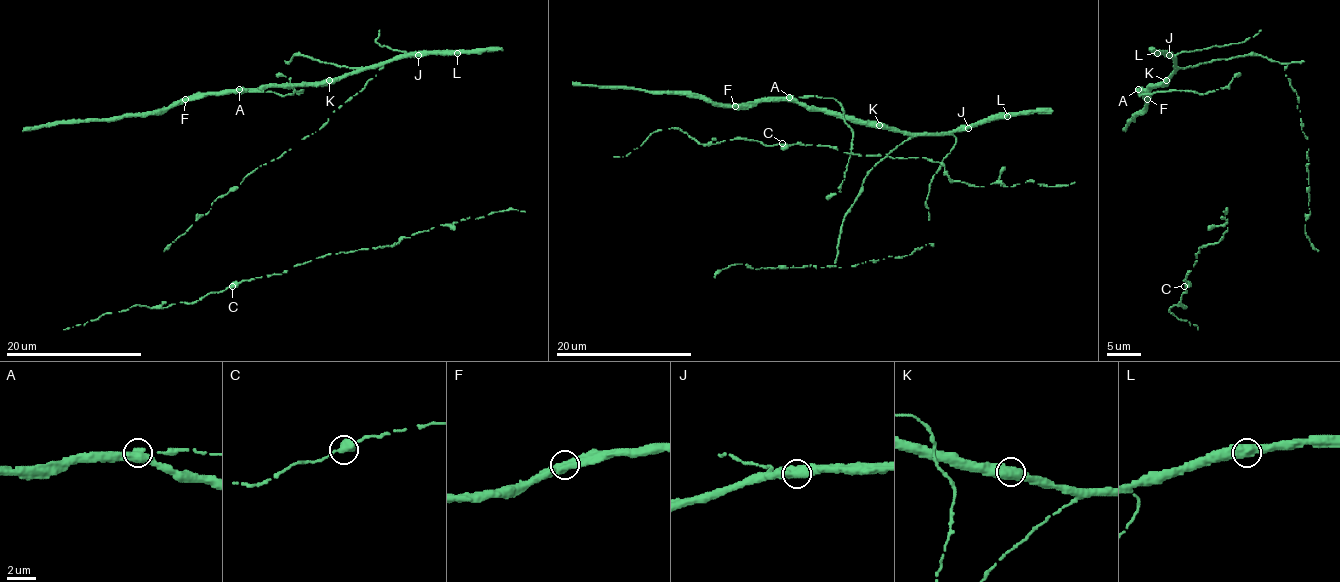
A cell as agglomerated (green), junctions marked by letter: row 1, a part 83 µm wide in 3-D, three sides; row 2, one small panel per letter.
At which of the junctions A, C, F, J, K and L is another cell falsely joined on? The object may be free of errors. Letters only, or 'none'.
A

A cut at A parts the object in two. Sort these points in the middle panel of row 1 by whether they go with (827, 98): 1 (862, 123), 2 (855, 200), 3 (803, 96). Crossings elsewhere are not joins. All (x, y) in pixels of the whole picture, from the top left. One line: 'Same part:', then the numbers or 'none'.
Same part: 3

